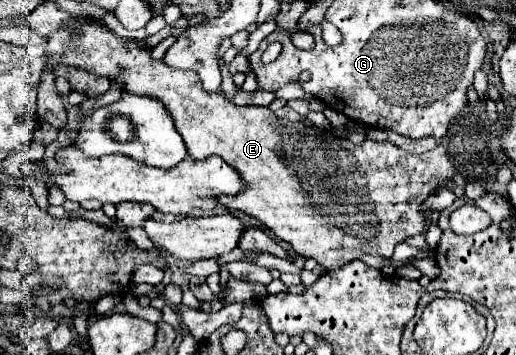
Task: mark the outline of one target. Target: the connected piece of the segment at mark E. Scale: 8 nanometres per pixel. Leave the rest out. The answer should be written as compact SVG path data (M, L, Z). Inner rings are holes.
M81 22L79 28L81 28L81 36L79 36L79 38L73 38L71 34L67 34L67 30L59 30L59 32L51 34L51 36L47 38L47 42L51 44L51 50L65 50L65 62L59 62L59 64L79 66L79 68L91 70L93 74L107 76L107 78L115 80L115 82L117 82L125 92L129 92L129 94L151 96L151 98L161 100L161 102L167 106L169 114L173 116L173 122L175 122L179 134L181 134L183 140L185 140L185 146L187 146L189 156L193 156L195 160L203 160L203 158L207 158L207 156L217 154L217 156L225 158L227 164L235 166L235 170L239 170L239 174L243 176L243 180L245 180L245 184L247 184L245 192L241 192L241 194L237 194L237 196L223 196L223 198L219 198L219 204L223 204L223 206L229 208L229 210L241 210L241 212L245 212L245 214L257 218L257 220L259 220L267 230L271 230L279 240L287 242L287 244L293 248L293 252L297 252L297 254L301 254L301 256L305 256L305 258L317 260L317 264L321 264L327 272L337 270L337 268L343 266L345 262L357 258L359 252L361 252L361 254L375 254L375 256L381 256L381 258L391 258L391 254L393 254L393 250L395 250L395 246L397 246L399 242L403 242L403 240L407 240L407 238L411 238L411 236L417 236L417 234L423 234L423 232L425 232L425 214L423 214L423 210L421 210L421 204L423 204L433 192L437 192L439 188L449 188L449 190L453 190L453 176L455 176L457 172L455 172L455 168L453 168L453 164L451 164L451 160L449 160L449 156L447 156L447 152L445 152L443 146L437 146L437 148L433 148L431 152L425 152L425 154L421 154L421 156L415 156L415 154L403 152L401 148L393 146L391 142L373 142L373 140L365 140L363 144L351 144L347 138L341 138L339 134L333 134L331 130L319 130L317 126L303 124L303 122L279 120L269 108L263 108L263 106L235 106L235 104L229 102L221 92L207 94L207 92L201 88L201 82L199 82L199 78L197 78L195 72L185 72L185 70L169 68L167 64L163 64L163 60L153 60L153 58L149 56L151 50L139 48L139 42L131 42L131 40L119 38L117 34L109 32L109 30L107 30L105 26L101 26L99 22ZM75 42L79 42L79 50L73 48Z

